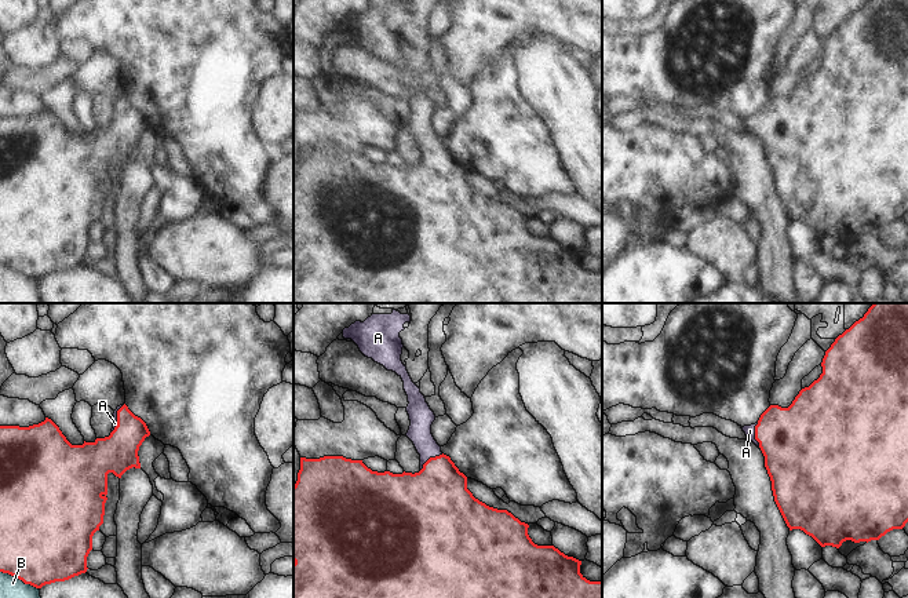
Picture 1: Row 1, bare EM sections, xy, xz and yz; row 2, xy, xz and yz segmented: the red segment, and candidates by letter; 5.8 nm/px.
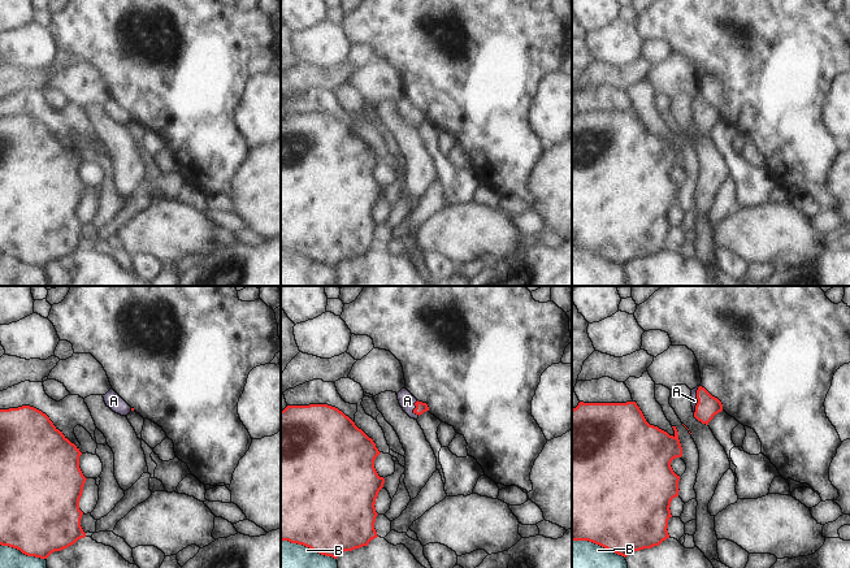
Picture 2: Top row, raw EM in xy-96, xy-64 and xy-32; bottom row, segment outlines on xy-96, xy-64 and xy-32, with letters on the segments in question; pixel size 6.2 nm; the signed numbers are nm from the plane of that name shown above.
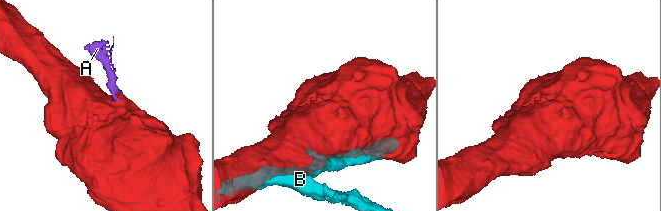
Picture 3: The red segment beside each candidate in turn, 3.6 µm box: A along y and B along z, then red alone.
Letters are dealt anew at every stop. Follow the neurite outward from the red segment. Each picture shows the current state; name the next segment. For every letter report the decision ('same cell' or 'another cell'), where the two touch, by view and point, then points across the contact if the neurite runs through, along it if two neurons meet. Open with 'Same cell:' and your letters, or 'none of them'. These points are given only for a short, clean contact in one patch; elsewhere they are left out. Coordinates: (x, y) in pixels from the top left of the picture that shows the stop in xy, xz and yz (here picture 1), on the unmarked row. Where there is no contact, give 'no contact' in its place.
Same cell: A
A: same cell; meets red in xz at (430, 149); runs through xz (434, 192), (434, 156), (430, 149), (420, 127), (420, 108)
B: another cell; meets red in xy at (19, 270)

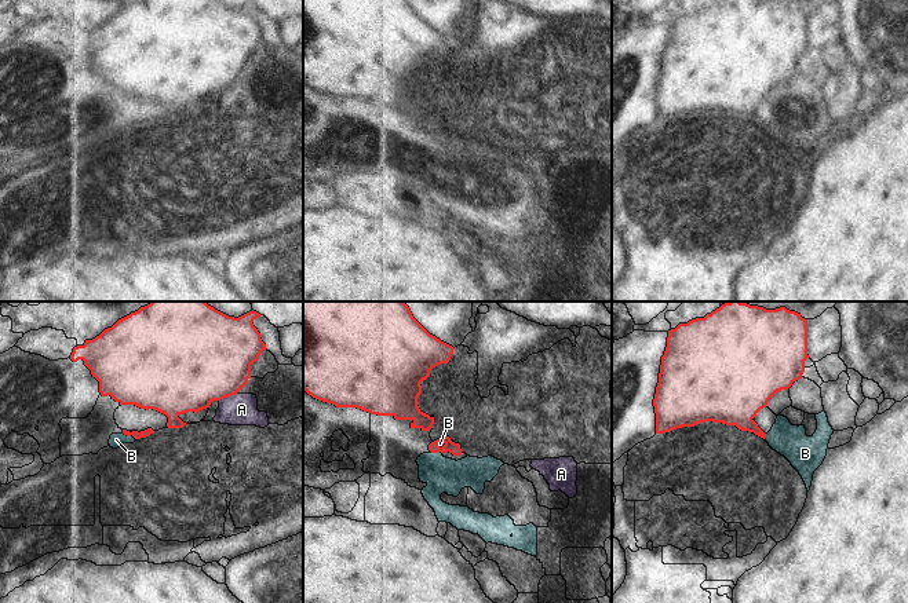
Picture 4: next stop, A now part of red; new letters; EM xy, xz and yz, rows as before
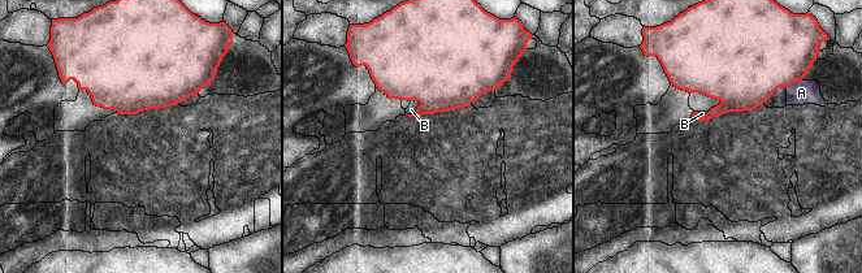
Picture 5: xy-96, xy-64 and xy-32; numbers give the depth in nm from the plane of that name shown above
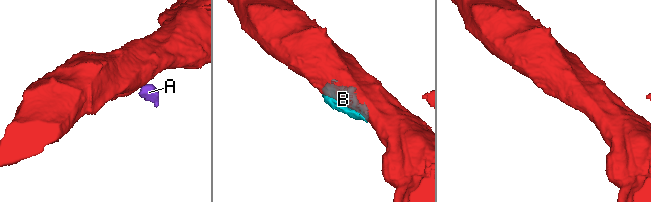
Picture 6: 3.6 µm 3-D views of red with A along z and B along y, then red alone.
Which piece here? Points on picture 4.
Same cell: none of them
A: another cell; meets red in xy at (228, 87); border along xy (236, 84), (219, 92)
B: another cell; meets red in xy at (128, 125)

